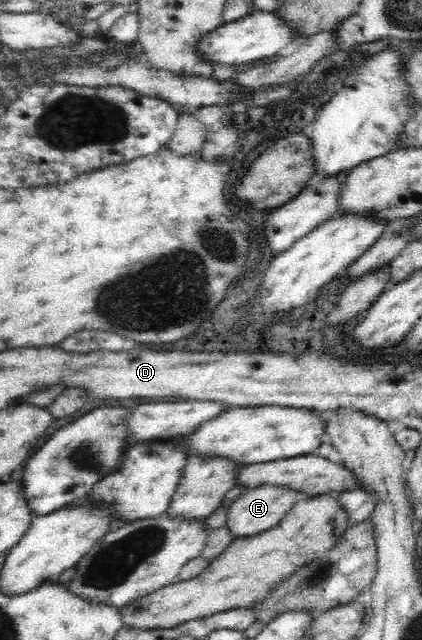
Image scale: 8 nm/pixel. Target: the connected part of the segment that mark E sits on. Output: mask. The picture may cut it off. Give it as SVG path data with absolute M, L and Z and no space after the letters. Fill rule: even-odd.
M264 484L247 488L227 508L226 524L234 537L250 537L272 529L281 519L284 519L296 502L301 498L299 493L288 486Z

